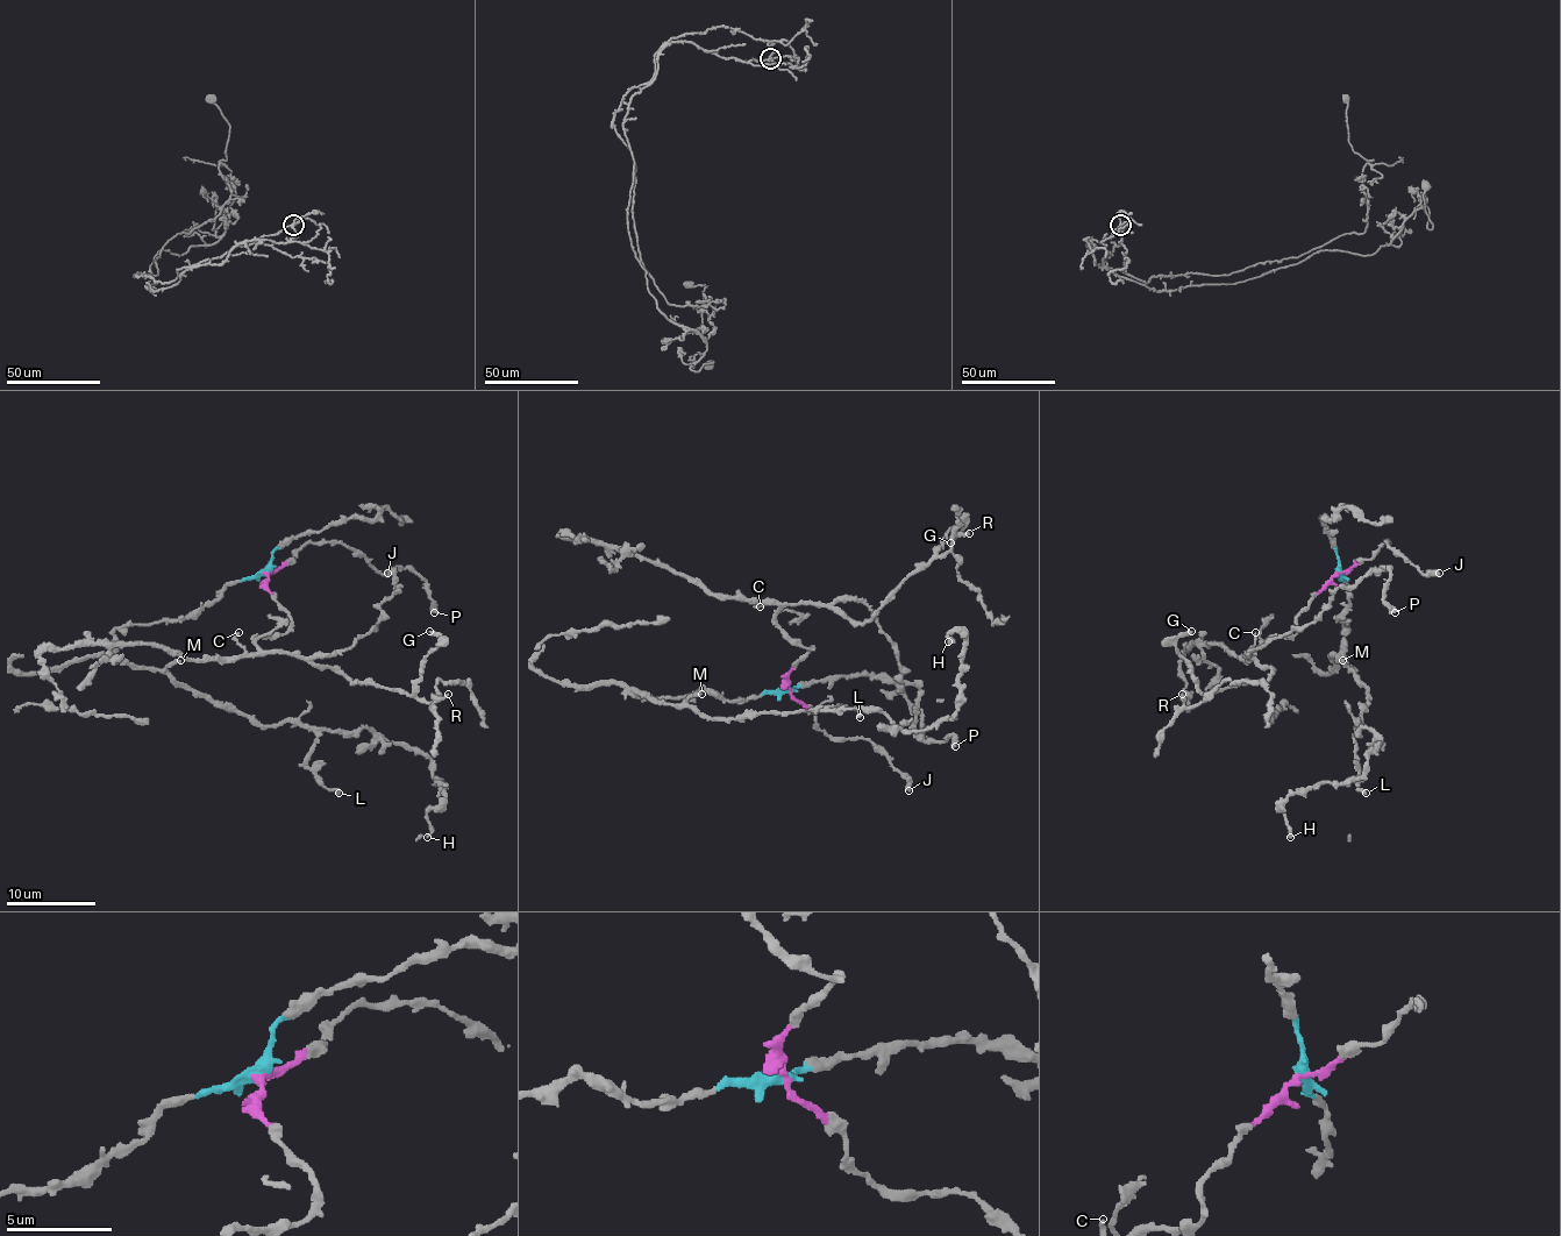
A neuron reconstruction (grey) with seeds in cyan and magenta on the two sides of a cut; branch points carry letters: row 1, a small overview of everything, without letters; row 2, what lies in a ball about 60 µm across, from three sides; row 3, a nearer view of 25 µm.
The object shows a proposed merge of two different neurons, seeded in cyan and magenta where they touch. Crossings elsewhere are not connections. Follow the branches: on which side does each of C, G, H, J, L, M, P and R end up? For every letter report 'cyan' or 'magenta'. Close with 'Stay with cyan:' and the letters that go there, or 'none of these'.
C: magenta
G: magenta
H: cyan
J: magenta
L: cyan
M: cyan
P: magenta
R: magenta
Stay with cyan: H, L, M

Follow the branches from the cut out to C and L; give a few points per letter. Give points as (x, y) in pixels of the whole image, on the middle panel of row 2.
C: (786, 688), (786, 673), (811, 648), (778, 624), (776, 604), (769, 599), (760, 606)
L: (786, 688), (747, 700), (704, 690), (635, 695), (708, 717), (838, 707), (832, 709), (856, 709), (860, 717)

